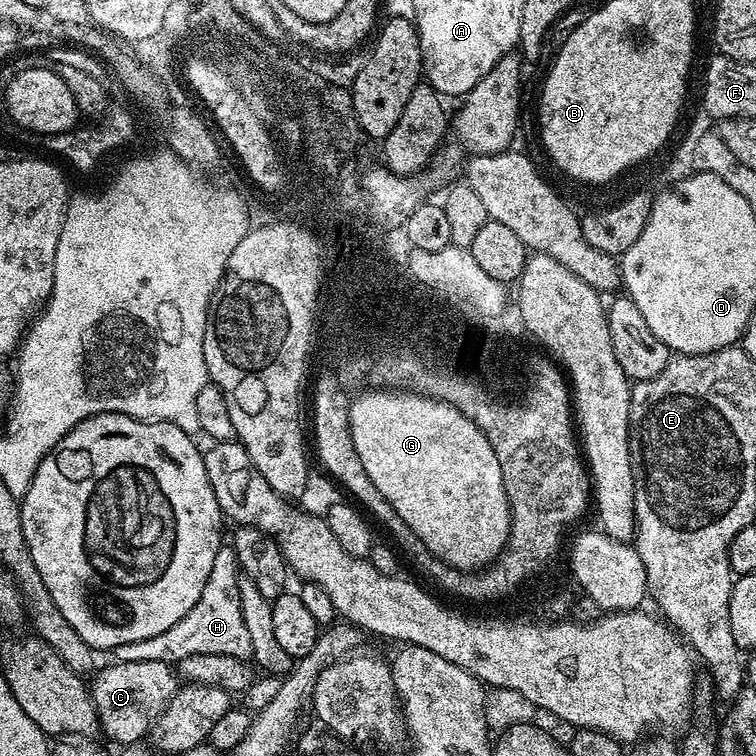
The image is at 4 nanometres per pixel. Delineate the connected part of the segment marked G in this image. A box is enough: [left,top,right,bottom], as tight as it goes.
[347,390,511,572]

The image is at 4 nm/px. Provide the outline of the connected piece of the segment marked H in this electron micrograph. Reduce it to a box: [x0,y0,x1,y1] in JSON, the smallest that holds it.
[114,546,251,662]

